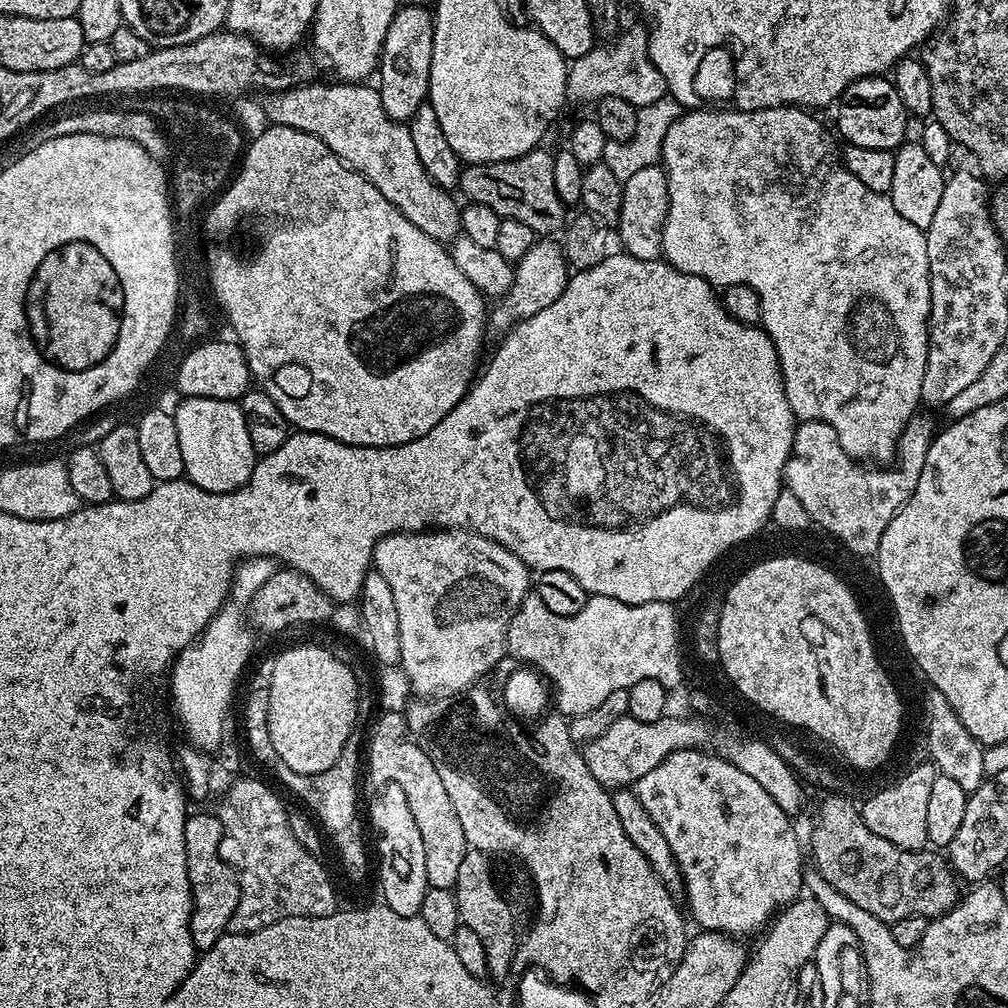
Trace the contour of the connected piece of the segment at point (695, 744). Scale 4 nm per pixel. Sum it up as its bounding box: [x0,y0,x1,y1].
[582,714,712,790]

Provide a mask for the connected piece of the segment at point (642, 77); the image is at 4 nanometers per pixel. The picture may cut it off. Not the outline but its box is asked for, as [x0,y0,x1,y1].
[565,26,668,108]

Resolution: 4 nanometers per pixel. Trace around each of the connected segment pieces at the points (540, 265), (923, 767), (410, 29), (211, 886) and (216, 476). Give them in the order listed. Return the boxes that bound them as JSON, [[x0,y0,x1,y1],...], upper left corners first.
[[491,238,570,330],[860,762,938,852],[378,4,434,121],[186,811,239,954],[174,396,257,492]]

